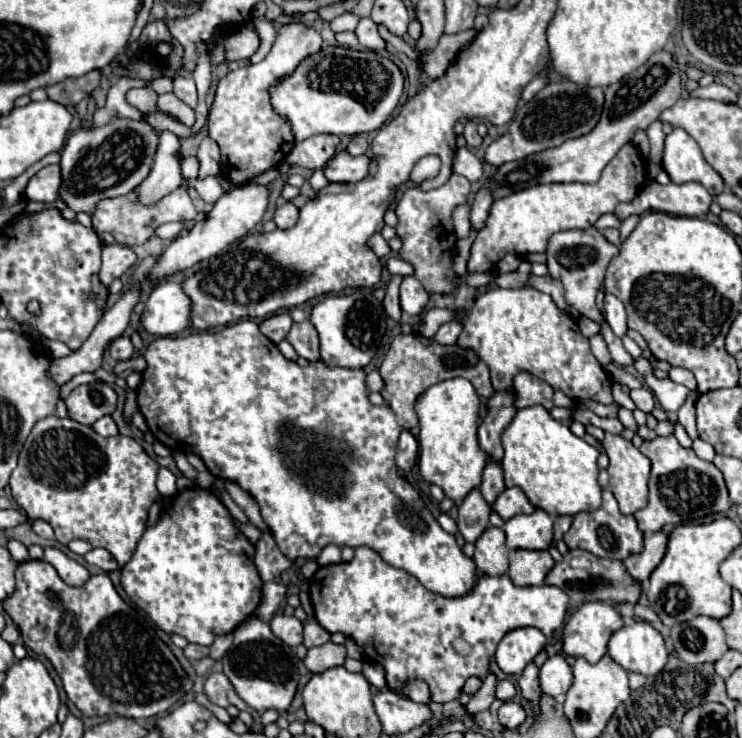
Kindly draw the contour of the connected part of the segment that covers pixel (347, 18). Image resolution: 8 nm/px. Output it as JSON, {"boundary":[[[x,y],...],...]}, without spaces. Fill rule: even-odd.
{"boundary":[[[344,13],[344,15],[338,15],[336,19],[330,21],[330,29],[332,29],[334,33],[338,33],[338,31],[354,31],[356,25],[358,25],[358,21],[360,21],[360,19],[358,19],[356,15]]]}

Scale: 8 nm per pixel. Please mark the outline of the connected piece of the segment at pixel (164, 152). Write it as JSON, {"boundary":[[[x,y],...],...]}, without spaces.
{"boundary":[[[162,131],[154,167],[136,189],[144,205],[152,205],[160,197],[172,193],[176,187],[182,185],[182,169],[180,169],[182,157],[178,153],[180,153],[180,137],[170,131]]]}

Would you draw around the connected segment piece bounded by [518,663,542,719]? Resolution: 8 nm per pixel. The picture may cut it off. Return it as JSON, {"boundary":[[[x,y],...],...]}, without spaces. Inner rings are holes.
{"boundary":[[[530,663],[524,669],[524,673],[520,675],[518,685],[520,685],[522,697],[532,707],[532,719],[534,719],[534,709],[538,709],[538,697],[542,697],[542,689],[540,689],[540,681],[538,681],[538,667],[534,663]]]}

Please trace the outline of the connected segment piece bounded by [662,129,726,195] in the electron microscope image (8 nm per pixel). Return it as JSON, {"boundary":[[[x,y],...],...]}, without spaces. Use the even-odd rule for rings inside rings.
{"boundary":[[[674,129],[666,137],[662,167],[674,183],[696,181],[702,183],[710,195],[720,195],[726,189],[722,177],[706,163],[698,143],[684,129]]]}

